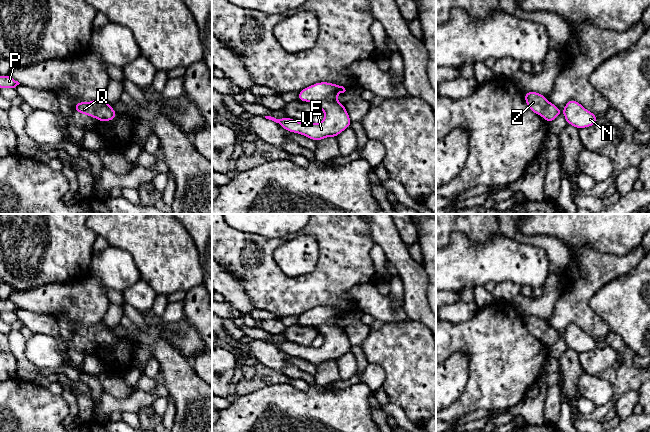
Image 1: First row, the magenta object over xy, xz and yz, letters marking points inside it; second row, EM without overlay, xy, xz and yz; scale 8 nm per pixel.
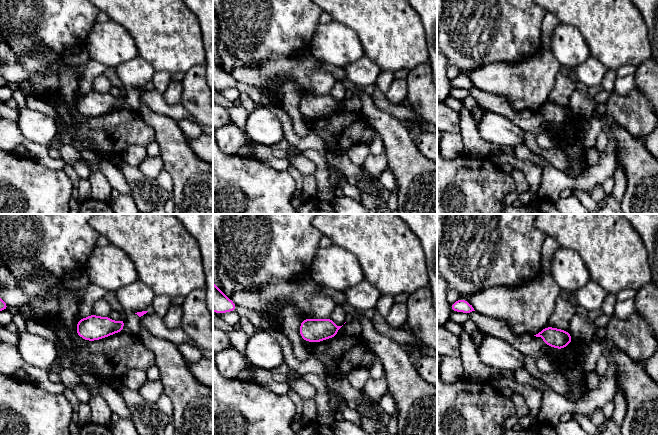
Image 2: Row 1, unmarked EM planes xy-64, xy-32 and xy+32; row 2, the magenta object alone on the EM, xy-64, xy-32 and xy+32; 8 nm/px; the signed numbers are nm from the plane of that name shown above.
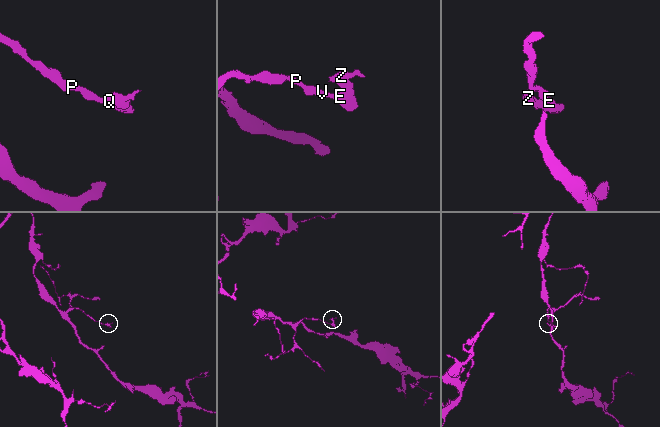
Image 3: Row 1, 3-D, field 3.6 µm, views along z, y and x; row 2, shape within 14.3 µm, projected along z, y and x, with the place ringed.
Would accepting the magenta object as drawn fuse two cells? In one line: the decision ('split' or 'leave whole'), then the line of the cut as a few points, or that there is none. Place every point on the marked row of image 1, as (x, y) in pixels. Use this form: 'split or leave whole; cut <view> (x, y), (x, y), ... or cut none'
leave whole; cut none

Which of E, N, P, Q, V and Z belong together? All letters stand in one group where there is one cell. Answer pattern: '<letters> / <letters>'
E N P Q V Z

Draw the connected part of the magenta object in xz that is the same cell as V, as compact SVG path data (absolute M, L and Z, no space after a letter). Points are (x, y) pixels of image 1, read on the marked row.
M318 82L298 92L299 101L313 102L325 112L325 118L318 124L303 123L289 117L276 119L265 116L265 118L278 123L289 132L304 135L315 142L326 137L336 138L352 123L344 104L336 99L338 94L345 91L343 86L329 82Z

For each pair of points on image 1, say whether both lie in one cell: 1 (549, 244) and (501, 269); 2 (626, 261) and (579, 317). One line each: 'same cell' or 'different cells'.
1: different cells
2: same cell

